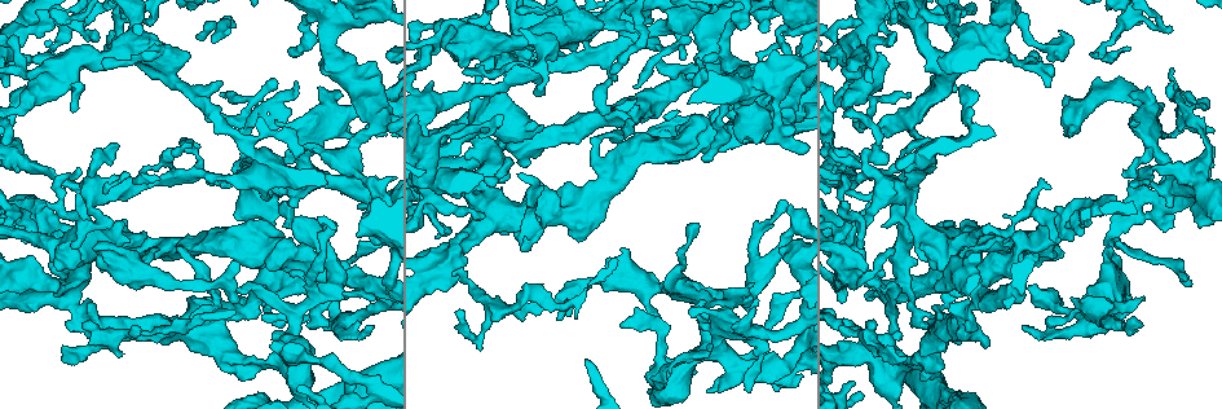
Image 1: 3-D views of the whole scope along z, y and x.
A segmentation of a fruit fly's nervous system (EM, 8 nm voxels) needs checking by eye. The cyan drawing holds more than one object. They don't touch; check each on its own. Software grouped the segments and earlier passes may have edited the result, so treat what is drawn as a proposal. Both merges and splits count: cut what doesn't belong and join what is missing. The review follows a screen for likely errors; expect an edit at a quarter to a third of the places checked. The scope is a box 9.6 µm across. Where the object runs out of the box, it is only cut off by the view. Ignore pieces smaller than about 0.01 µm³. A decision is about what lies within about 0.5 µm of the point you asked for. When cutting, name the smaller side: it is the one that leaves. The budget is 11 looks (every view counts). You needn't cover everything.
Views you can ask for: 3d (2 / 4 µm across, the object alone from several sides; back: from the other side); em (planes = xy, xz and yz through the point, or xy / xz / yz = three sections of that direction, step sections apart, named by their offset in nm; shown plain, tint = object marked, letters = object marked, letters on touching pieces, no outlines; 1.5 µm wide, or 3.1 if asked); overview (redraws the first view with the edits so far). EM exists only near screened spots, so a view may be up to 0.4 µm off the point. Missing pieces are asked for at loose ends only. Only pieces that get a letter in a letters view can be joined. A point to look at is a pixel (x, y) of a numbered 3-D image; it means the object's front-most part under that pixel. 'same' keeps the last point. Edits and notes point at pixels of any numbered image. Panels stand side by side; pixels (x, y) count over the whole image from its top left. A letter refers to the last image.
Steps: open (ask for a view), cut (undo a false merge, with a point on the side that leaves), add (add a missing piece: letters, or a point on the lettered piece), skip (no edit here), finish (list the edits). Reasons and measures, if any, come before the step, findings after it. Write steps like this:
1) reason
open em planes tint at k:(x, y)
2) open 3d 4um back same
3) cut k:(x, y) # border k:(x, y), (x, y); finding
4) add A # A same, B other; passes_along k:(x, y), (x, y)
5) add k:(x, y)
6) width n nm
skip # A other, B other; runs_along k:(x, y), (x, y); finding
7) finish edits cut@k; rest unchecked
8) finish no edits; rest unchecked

thick end
open 3d 4um at 1:(844, 75)

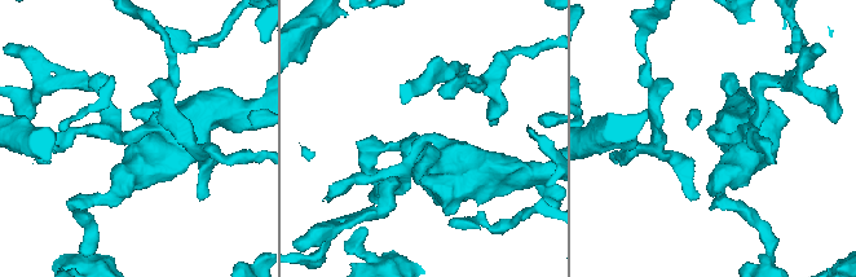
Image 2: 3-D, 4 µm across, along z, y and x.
open em planes plain at 2:(421, 137)

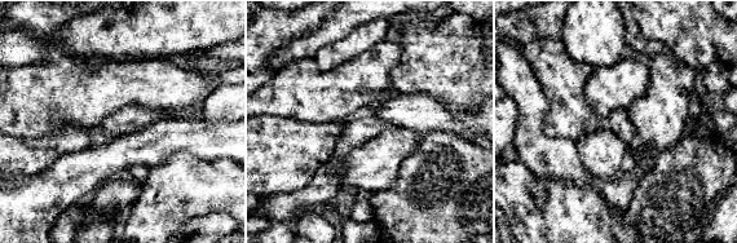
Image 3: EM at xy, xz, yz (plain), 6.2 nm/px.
what lies round it
open em planes letters same

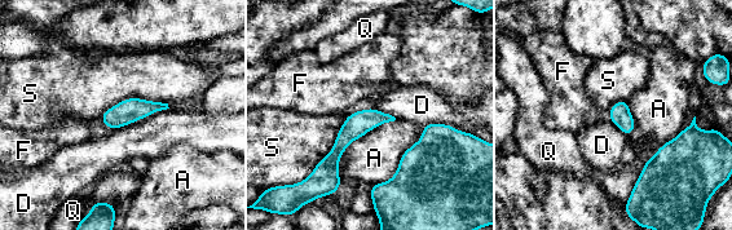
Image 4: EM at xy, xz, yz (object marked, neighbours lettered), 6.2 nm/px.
skip # A other, D other, F other, Q other, S other; border 4:(347, 116), (331, 150), (296, 184); no lettered piece goes on from it

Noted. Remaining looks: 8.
open em planes tint at 1:(1095, 54)

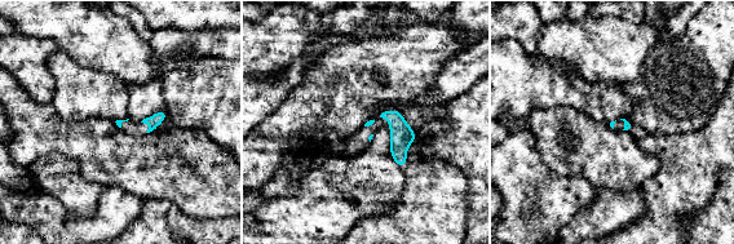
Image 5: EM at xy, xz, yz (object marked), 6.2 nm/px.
open em planes letters same

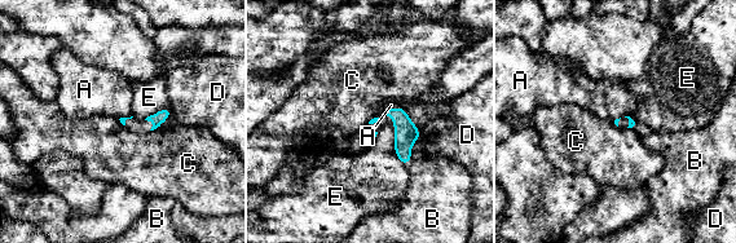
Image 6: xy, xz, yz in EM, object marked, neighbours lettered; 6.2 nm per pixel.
skip # A other, B other, C other, D other, E other; no lettered piece goes on from it

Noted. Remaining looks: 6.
an open end
open em planes plain at 1:(854, 384)

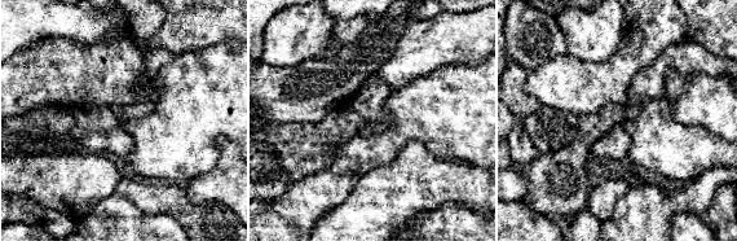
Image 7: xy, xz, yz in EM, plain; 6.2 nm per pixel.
open em planes letters same

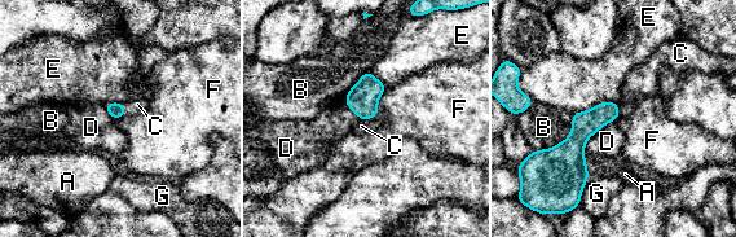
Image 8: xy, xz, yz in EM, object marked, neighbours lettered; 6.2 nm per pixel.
width 100 nm
add C # A other, B other, C same, D other, E other, F other, G other; the neuron continues

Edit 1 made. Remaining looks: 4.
open overview

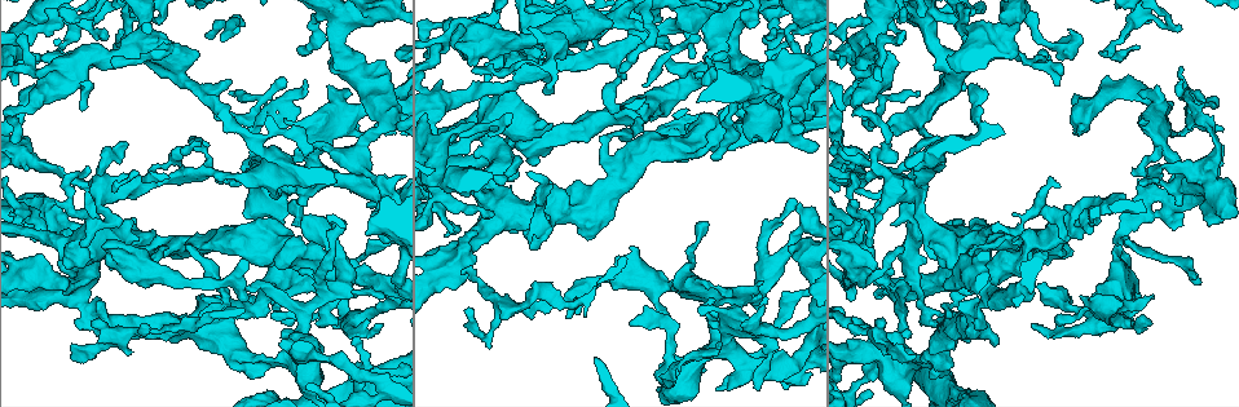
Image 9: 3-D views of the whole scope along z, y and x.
open em xy step 8 tint at 9:(224, 294)

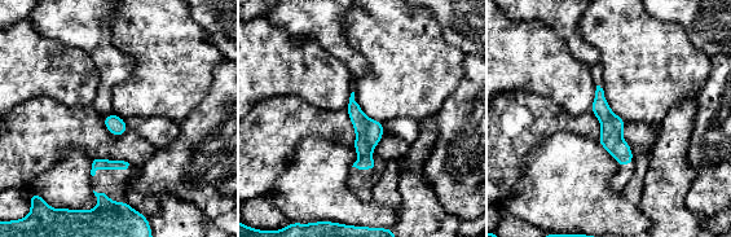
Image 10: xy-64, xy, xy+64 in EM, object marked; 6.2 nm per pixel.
cut it another way
open em planes letters same

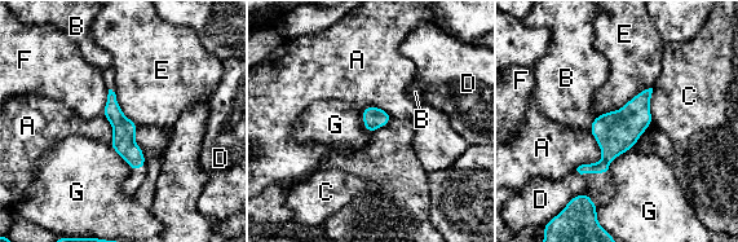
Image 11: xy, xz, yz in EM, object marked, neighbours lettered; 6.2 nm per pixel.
width 150 nm
skip # A other, B other, C other, D other, E other, F other, G other; runs_along 11:(111, 95), (123, 142), (141, 164); one neuron here

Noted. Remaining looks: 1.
finish edits add@8; rest unchecked

